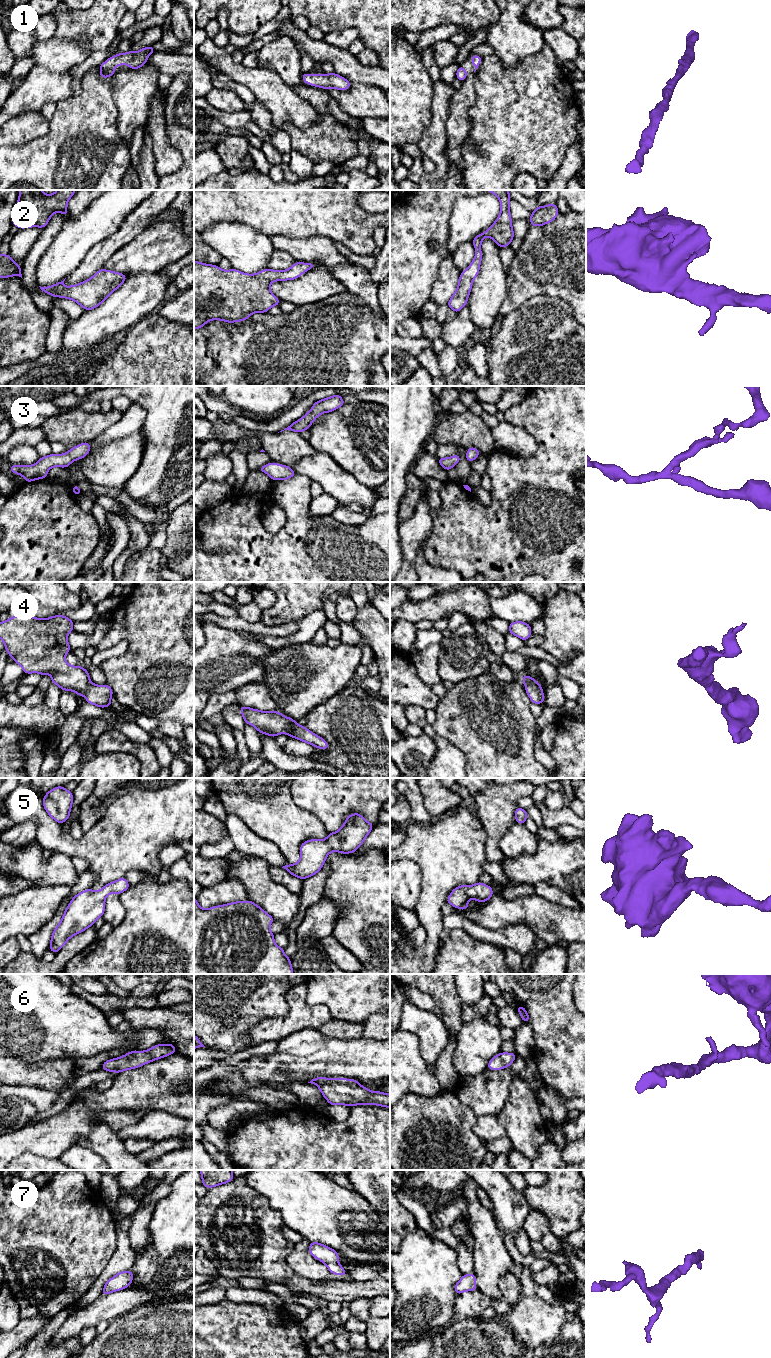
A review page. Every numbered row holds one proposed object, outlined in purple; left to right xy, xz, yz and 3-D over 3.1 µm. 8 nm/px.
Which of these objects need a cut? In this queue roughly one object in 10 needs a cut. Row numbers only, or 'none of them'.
none of them

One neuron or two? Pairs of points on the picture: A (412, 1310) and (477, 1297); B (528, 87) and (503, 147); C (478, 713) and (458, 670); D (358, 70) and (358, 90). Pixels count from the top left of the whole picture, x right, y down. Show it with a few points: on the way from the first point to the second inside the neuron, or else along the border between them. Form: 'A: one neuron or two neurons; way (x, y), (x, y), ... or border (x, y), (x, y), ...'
A: two neurons; border (457, 1295), (454, 1312)
B: one neuron; way (528, 102), (528, 113), (511, 132)
C: two neurons; border (485, 672), (454, 684)
D: two neurons; border (351, 81), (371, 84), (379, 88)

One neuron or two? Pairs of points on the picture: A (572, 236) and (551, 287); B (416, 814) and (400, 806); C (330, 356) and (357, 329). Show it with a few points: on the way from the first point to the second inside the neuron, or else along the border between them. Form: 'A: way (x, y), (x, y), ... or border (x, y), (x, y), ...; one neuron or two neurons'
A: way (572, 249), (572, 253), (555, 270), (555, 274); one neuron
B: border (405, 799), (410, 806), (411, 818); two neurons
C: way (337, 349), (350, 336); one neuron

